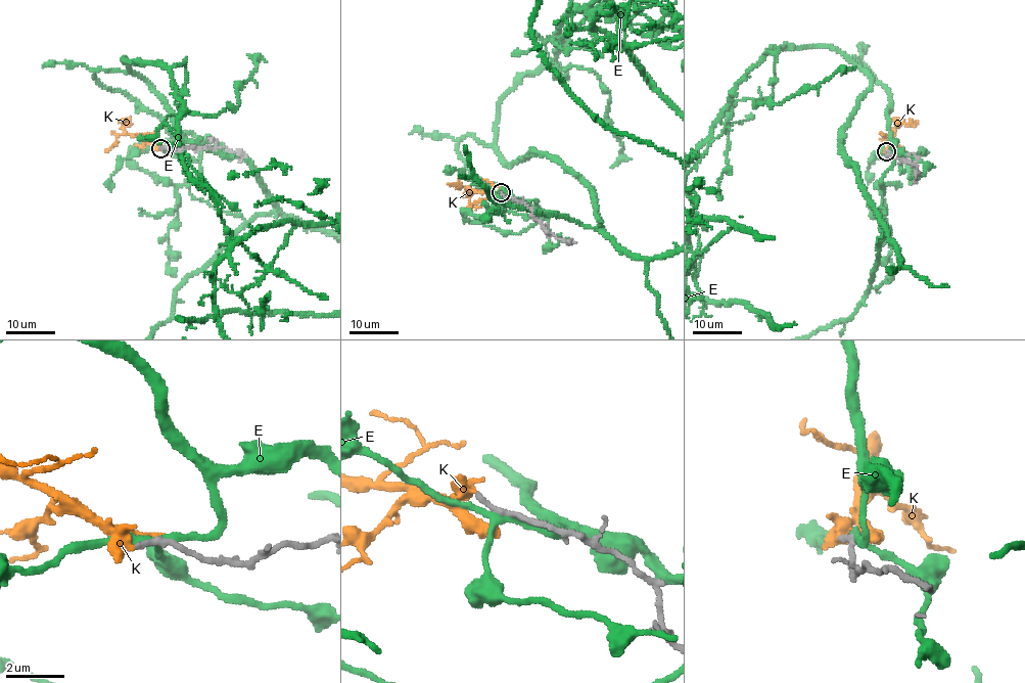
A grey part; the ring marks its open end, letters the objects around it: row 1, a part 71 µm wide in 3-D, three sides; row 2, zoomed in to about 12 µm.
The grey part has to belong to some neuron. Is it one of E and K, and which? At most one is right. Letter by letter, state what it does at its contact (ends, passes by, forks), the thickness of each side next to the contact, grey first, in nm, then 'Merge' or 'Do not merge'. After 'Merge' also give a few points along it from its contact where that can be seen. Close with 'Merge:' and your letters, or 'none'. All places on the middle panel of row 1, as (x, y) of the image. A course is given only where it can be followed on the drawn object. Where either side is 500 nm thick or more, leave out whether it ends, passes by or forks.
E: It forks there. Thickness 260 nm (grey) against 220 nm. Do not merge
K: Thickness 190 nm (grey) against 550 nm. Do not merge
Merge: none

